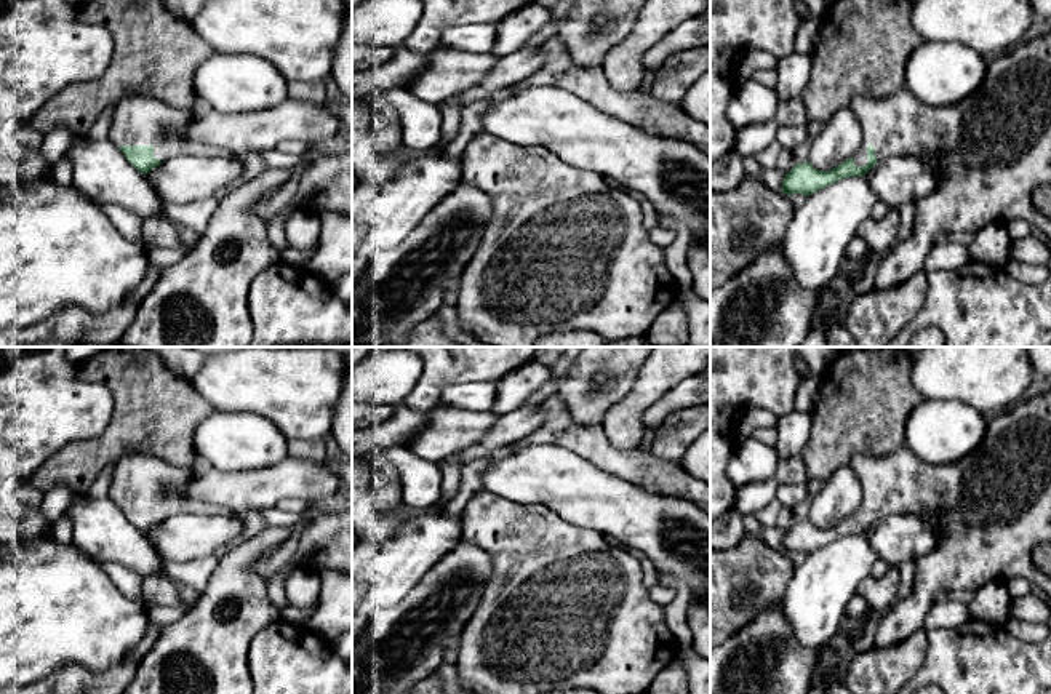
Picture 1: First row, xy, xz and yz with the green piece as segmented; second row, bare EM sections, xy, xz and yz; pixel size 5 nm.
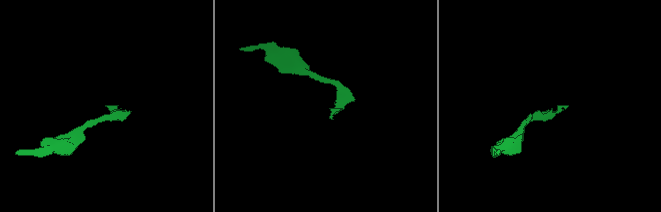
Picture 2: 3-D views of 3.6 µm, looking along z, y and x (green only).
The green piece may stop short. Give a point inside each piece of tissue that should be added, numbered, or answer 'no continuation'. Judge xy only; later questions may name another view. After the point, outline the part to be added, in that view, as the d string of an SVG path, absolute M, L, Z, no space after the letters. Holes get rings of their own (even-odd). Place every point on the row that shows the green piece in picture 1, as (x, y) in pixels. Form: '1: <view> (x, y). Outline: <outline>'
1: xy (138, 120). Outline: M133 94L114 107L109 141L120 146L152 146L160 162L182 155L230 157L224 149L187 138L186 128L200 110L174 109L150 96Z

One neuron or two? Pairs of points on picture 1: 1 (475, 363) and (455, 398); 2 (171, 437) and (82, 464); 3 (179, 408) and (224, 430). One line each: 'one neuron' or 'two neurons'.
1: two neurons
2: one neuron
3: two neurons

